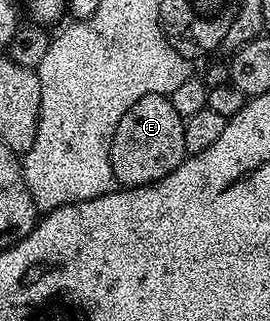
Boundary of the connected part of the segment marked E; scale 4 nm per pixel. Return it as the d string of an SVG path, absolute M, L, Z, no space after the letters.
M144 95L118 121L112 142L112 172L121 188L145 187L169 175L186 156L184 120L167 95Z

